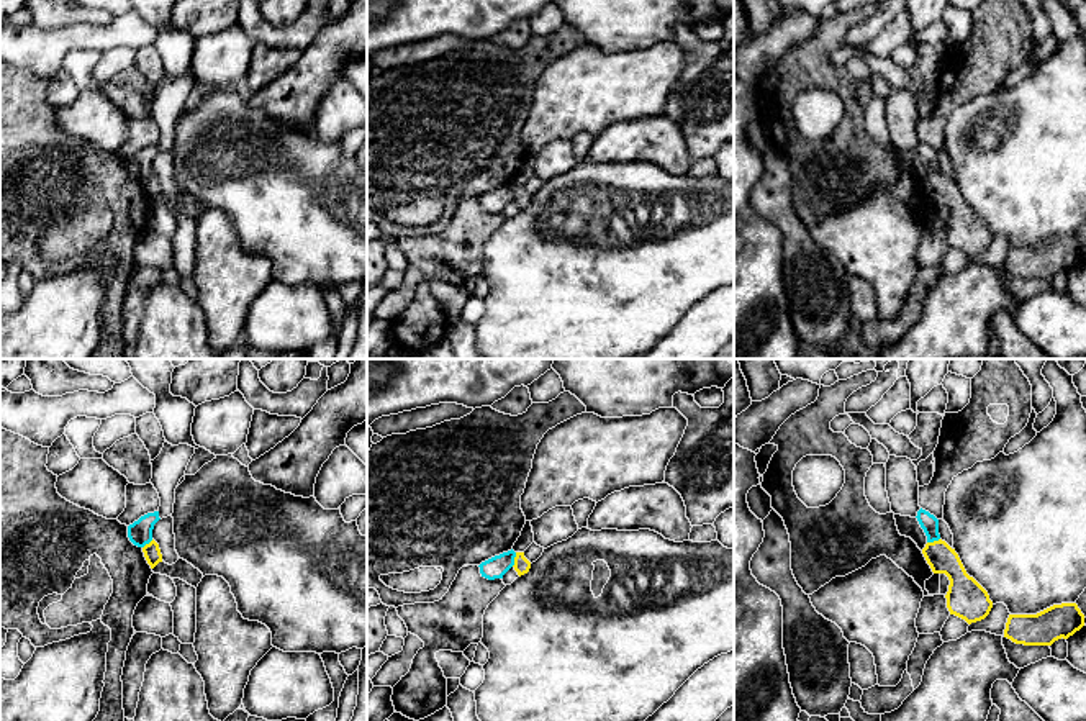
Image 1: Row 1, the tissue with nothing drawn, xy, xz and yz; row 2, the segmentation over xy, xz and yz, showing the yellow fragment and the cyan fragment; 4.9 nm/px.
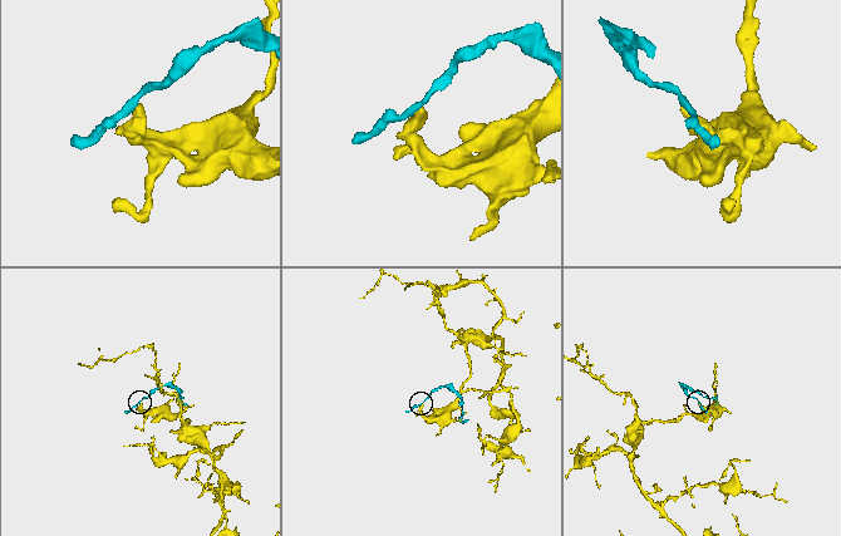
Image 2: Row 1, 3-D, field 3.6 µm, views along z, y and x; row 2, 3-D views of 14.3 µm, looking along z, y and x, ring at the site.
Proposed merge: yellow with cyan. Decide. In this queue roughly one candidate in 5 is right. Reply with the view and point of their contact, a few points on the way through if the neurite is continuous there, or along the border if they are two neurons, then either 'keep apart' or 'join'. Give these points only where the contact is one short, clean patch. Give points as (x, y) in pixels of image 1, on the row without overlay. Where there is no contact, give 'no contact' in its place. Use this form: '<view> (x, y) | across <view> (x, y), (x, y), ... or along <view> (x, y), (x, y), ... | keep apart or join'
xz (515, 192) | along xz (516, 185), (511, 199) | keep apart

